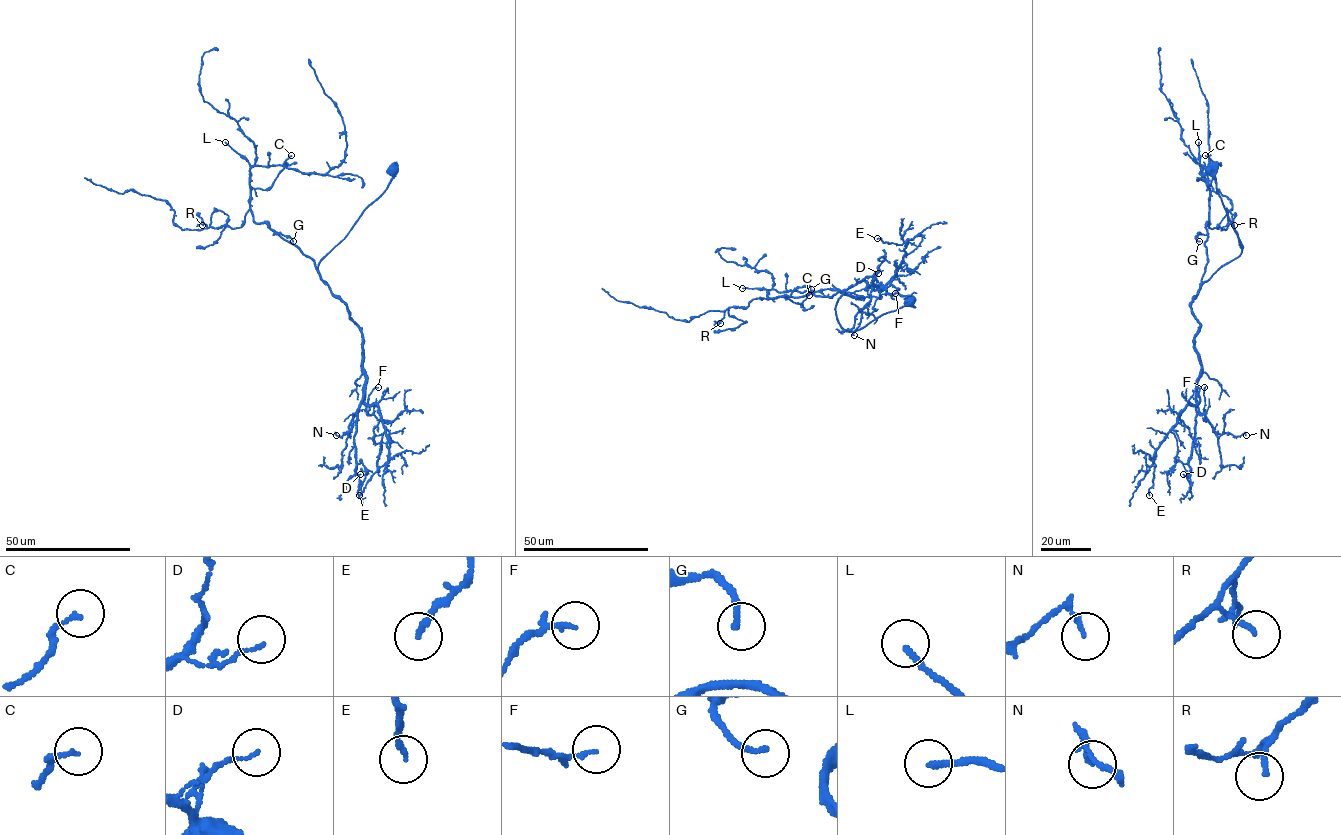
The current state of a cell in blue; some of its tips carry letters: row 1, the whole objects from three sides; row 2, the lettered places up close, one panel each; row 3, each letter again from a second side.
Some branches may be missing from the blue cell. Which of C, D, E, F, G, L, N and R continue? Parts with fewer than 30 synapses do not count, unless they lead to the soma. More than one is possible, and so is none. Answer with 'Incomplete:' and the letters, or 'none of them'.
Incomplete: L

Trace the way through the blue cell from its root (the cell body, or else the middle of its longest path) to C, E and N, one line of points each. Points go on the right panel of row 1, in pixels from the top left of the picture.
C: (1210, 169), (1242, 252), (1201, 283), (1208, 261), (1205, 243), (1210, 190), (1206, 190), (1215, 166), (1205, 155)
E: (1210, 169), (1242, 252), (1191, 303), (1199, 324), (1199, 401), (1186, 407), (1156, 450), (1149, 495)
N: (1210, 169), (1242, 252), (1191, 303), (1199, 324), (1196, 410), (1219, 434), (1246, 435)

